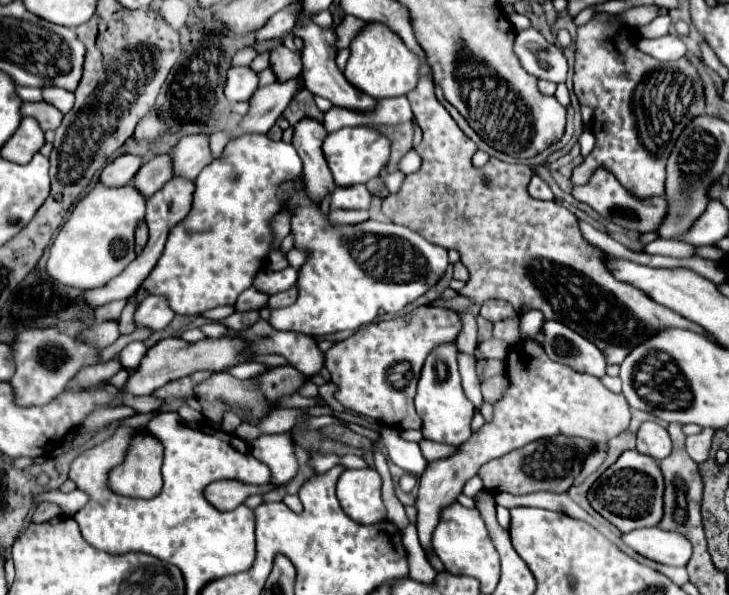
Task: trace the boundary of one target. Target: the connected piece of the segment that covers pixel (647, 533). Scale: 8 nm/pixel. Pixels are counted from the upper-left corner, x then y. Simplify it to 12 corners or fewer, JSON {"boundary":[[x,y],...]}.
{"boundary":[[658,526],[632,530],[622,540],[638,554],[686,566],[692,544]]}

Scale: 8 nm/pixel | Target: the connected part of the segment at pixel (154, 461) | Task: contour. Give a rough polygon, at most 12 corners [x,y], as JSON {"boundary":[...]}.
{"boundary":[[138,430],[108,488],[128,498],[162,490],[164,448]]}

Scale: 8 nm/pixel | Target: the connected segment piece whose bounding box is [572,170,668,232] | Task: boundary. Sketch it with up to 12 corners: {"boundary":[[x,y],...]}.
{"boundary":[[606,170],[572,196],[636,232],[658,230],[666,198],[632,198]]}

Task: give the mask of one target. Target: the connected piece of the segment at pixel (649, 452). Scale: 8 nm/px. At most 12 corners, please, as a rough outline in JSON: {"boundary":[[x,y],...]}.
{"boundary":[[644,422],[638,428],[638,452],[662,460],[670,454],[664,426]]}

